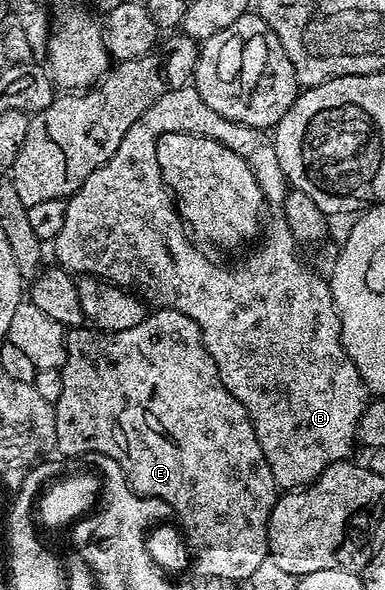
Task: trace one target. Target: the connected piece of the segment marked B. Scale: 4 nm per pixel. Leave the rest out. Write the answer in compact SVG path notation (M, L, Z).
M188 84L181 87L180 90L165 92L165 96L161 96L161 100L157 100L157 104L153 104L153 108L149 108L146 118L137 124L133 124L133 128L129 128L129 132L125 132L125 140L121 140L121 148L117 148L117 152L113 152L111 159L101 168L97 168L97 172L93 172L93 176L89 176L89 180L85 180L81 184L81 188L76 194L72 194L70 198L66 199L67 211L65 212L65 224L61 224L61 232L57 232L57 236L53 240L55 254L59 257L56 258L58 265L75 276L94 276L100 280L106 279L108 283L124 287L128 291L139 291L148 303L155 302L151 304L154 304L156 307L180 310L183 314L190 316L199 325L199 330L203 333L203 343L207 346L209 356L213 356L213 364L217 364L217 372L227 386L227 391L237 400L241 400L241 404L249 412L251 423L257 436L257 444L261 444L261 452L269 464L269 472L273 472L273 480L275 481L276 487L280 491L290 492L309 486L312 482L316 482L319 479L321 472L325 472L325 468L329 468L335 462L348 461L352 457L351 449L357 446L359 421L369 401L367 385L363 382L363 378L359 374L359 369L355 366L355 361L347 355L347 350L343 347L343 333L341 332L339 310L335 307L335 301L331 295L331 287L328 279L324 275L322 278L317 271L310 270L299 259L299 254L295 251L297 249L295 237L291 235L289 228L285 224L271 226L268 230L266 227L261 234L261 241L263 240L263 243L248 258L241 259L236 266L218 266L217 263L210 262L198 250L200 247L189 237L188 227L180 217L176 203L173 201L173 195L166 183L163 182L161 168L158 167L155 142L164 133L173 133L175 131L200 134L212 138L227 148L231 148L233 152L237 152L238 156L243 157L248 162L253 176L259 182L264 203L268 207L282 207L284 200L287 198L289 183L285 172L281 172L281 163L277 160L274 141L262 130L258 130L252 126L246 126L240 122L234 122L217 112L213 112L213 108L209 108L209 104L205 104L201 100L201 96L196 92L194 85Z

